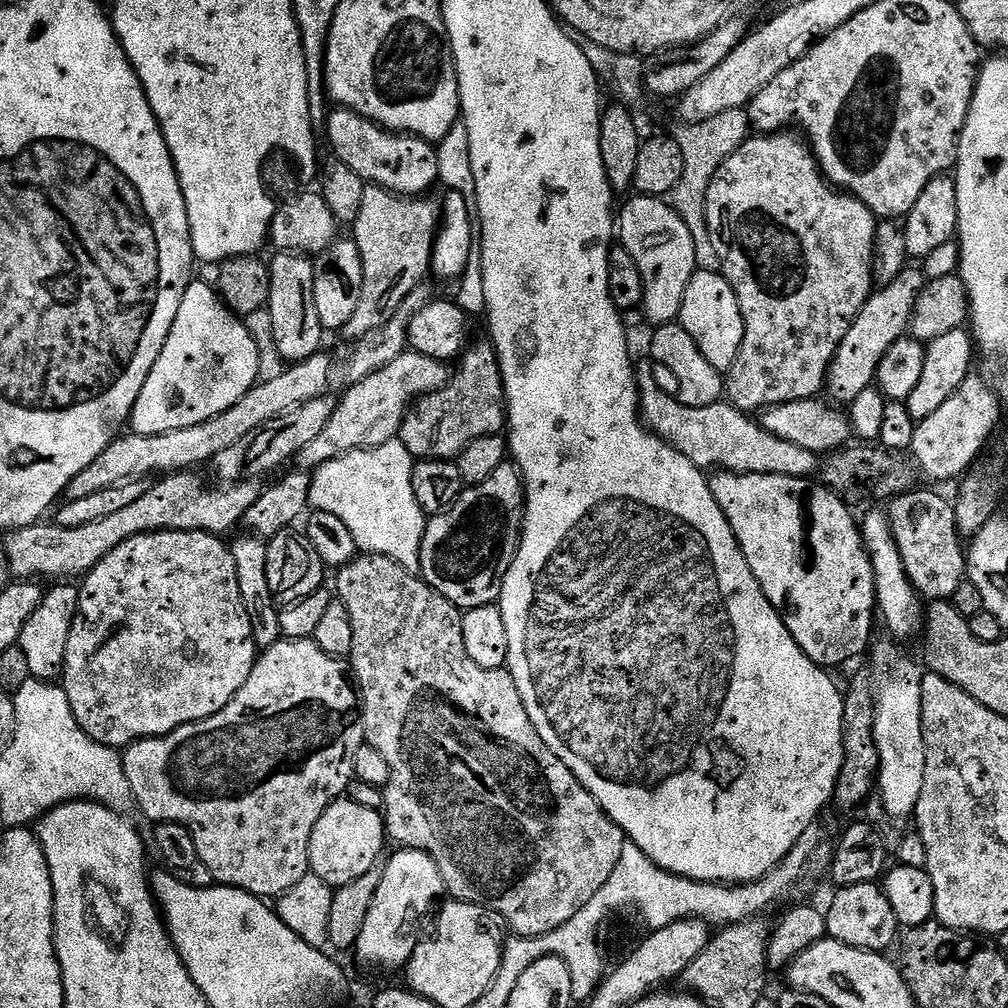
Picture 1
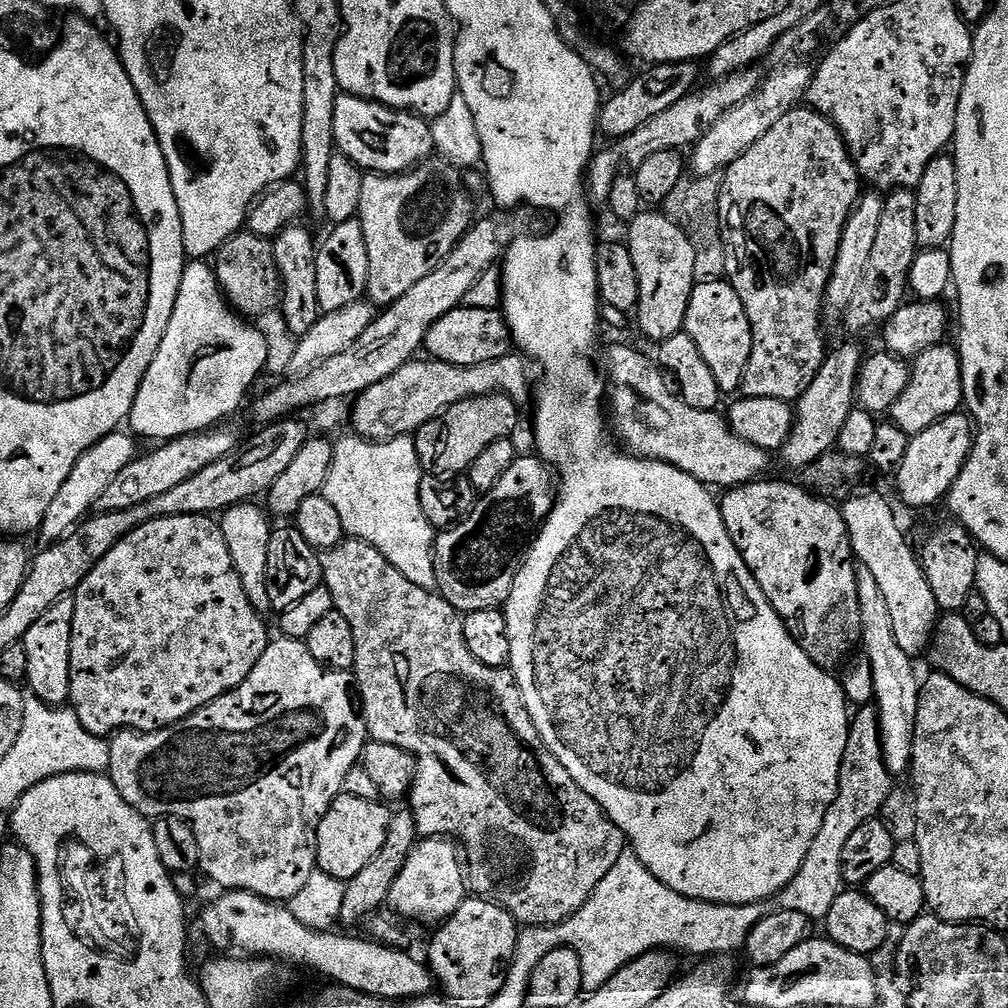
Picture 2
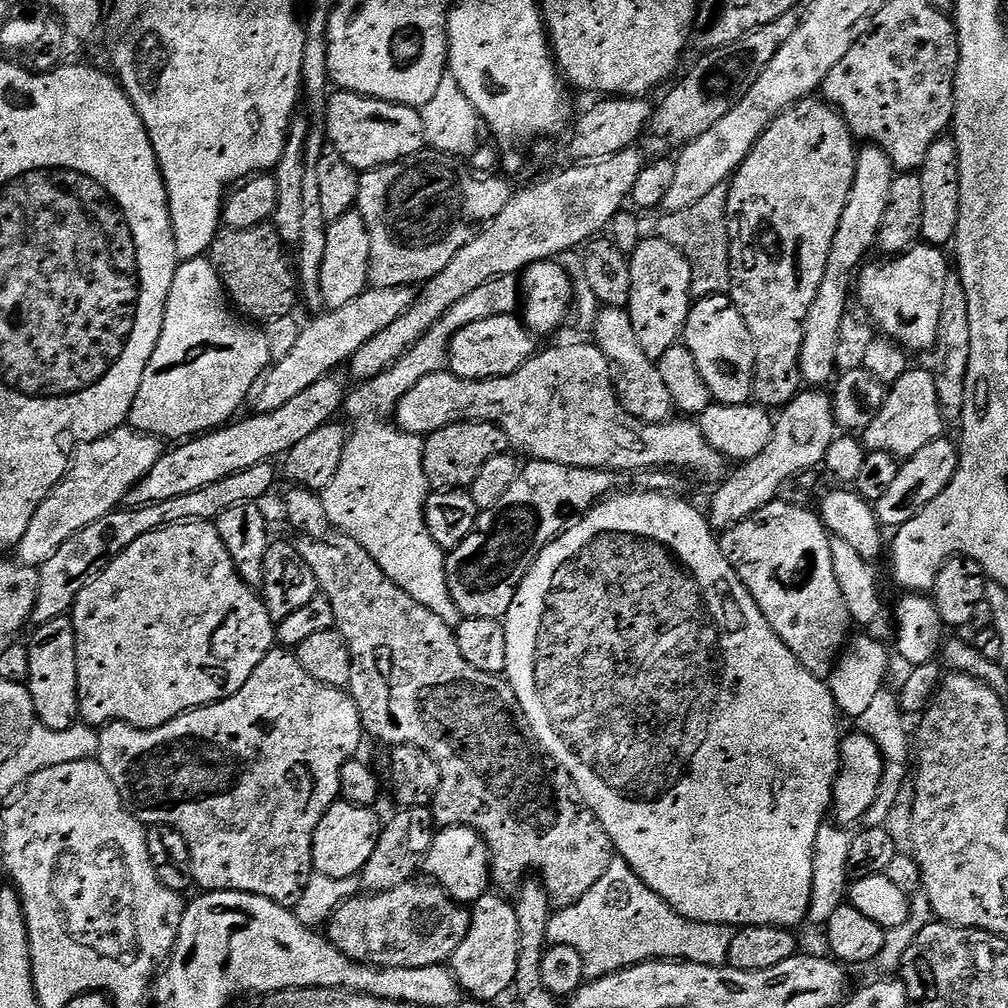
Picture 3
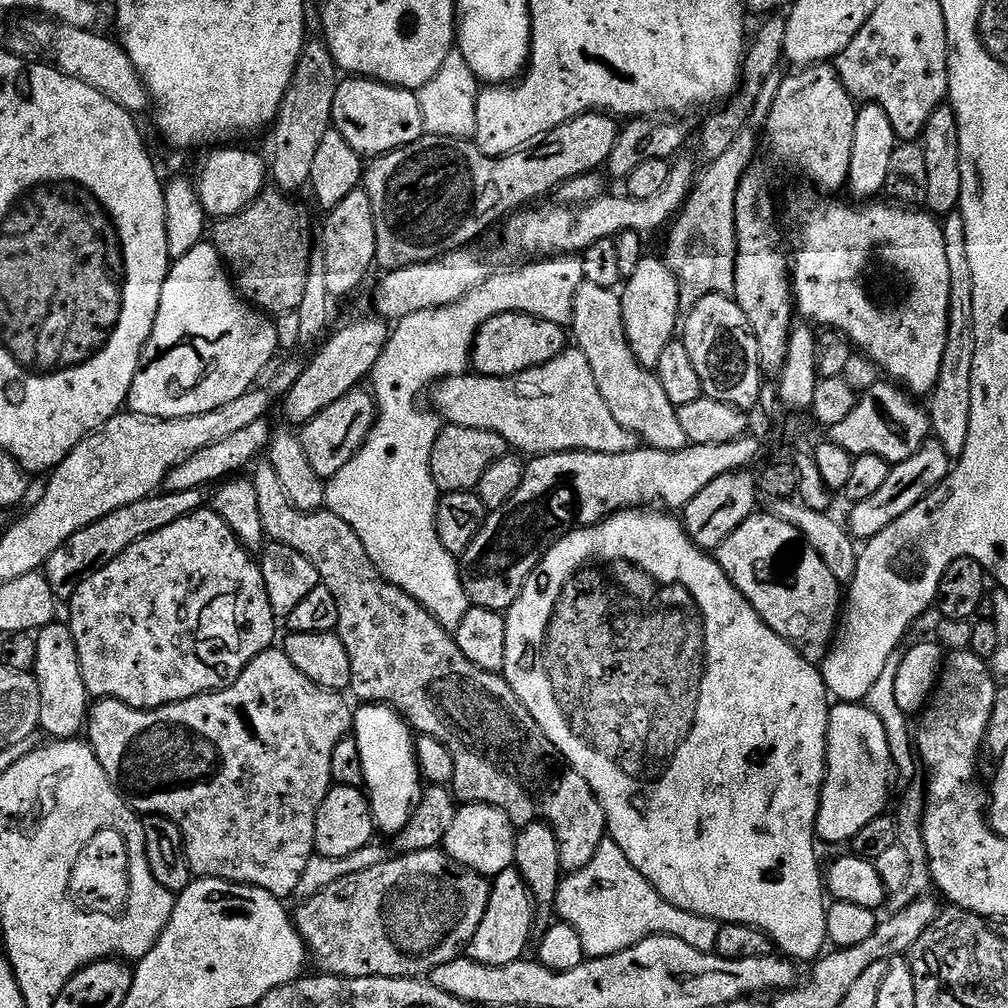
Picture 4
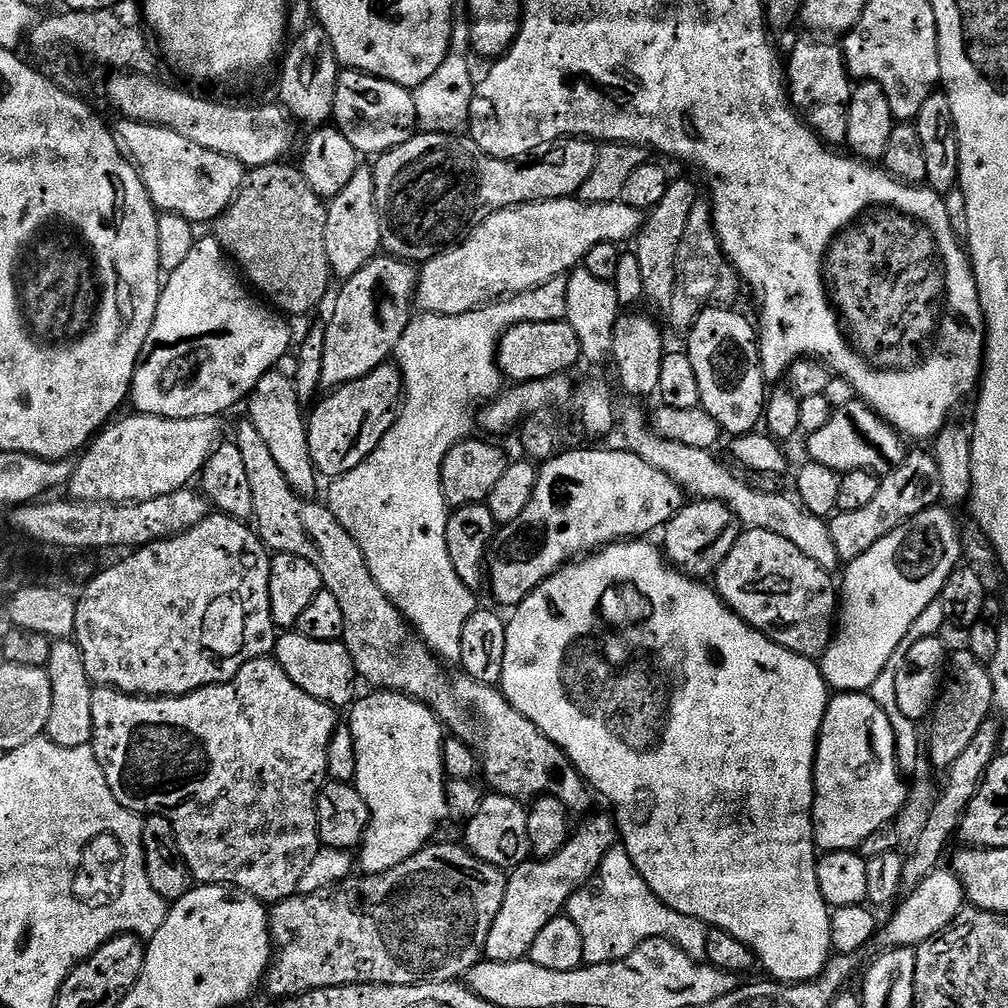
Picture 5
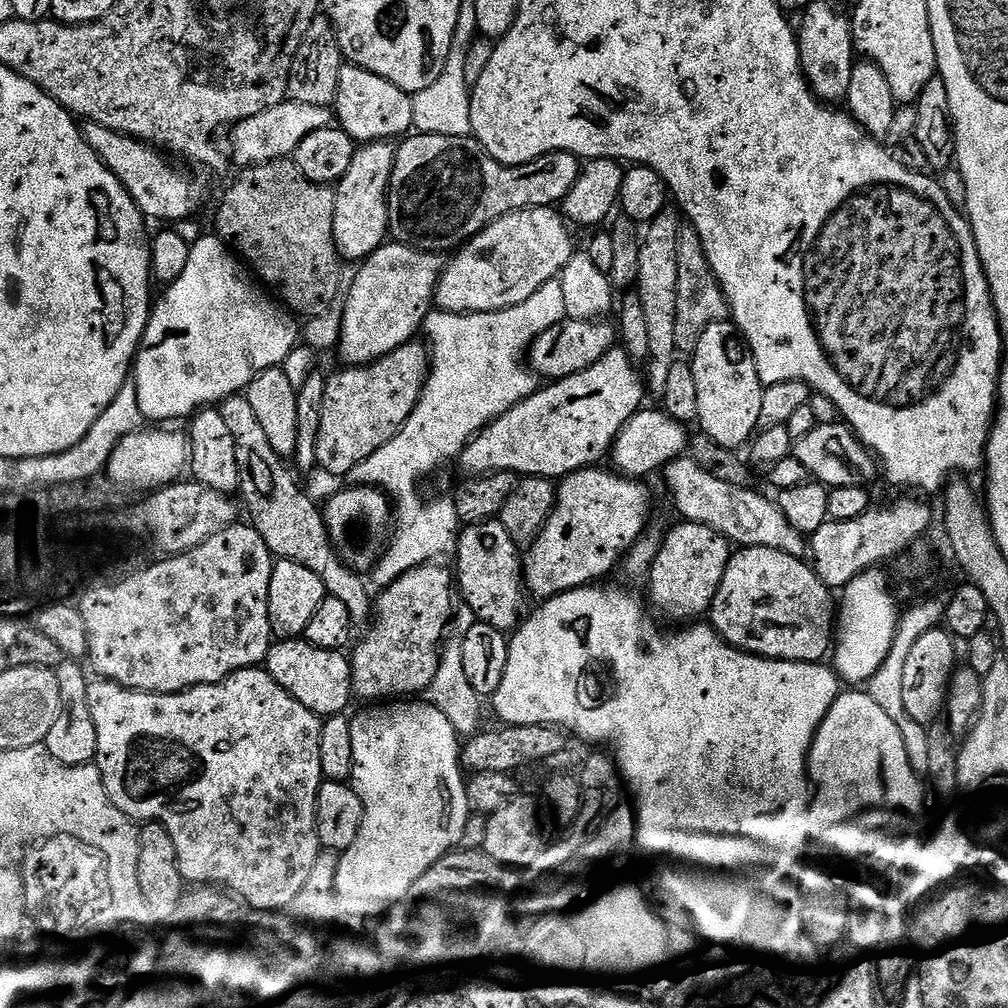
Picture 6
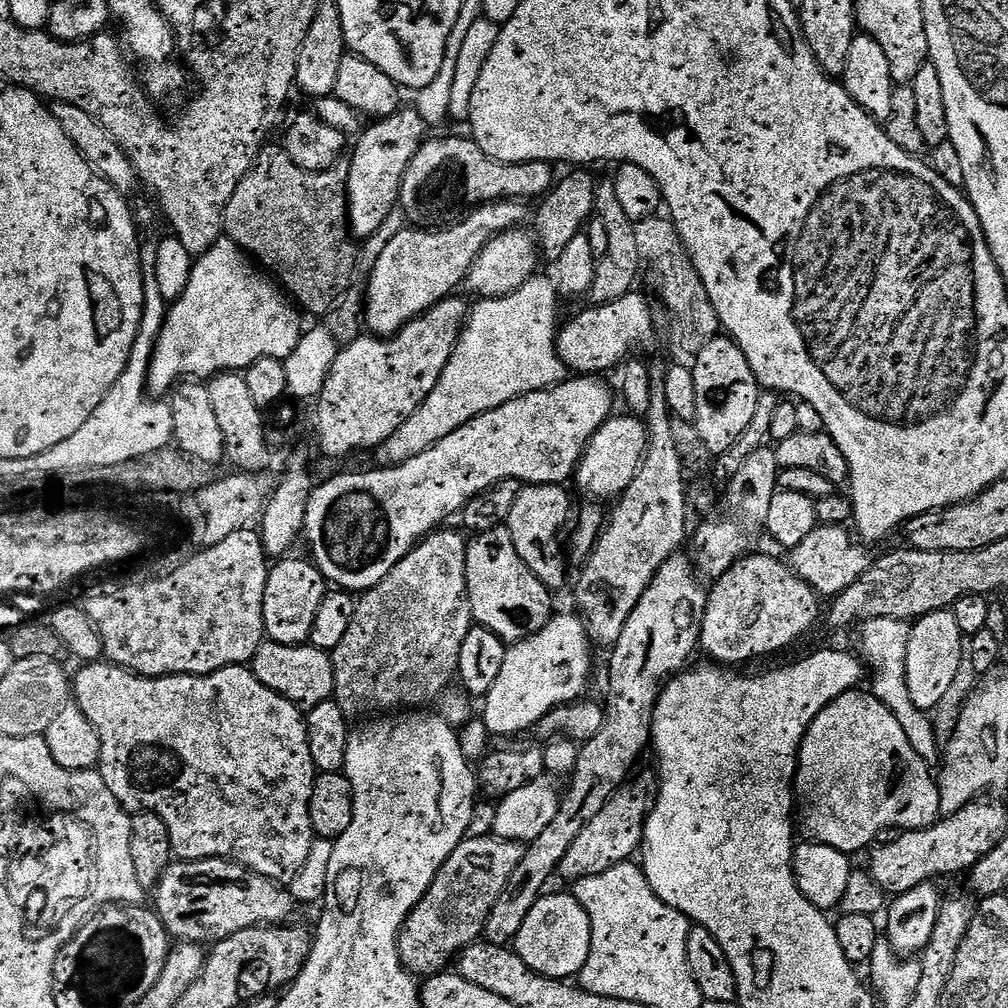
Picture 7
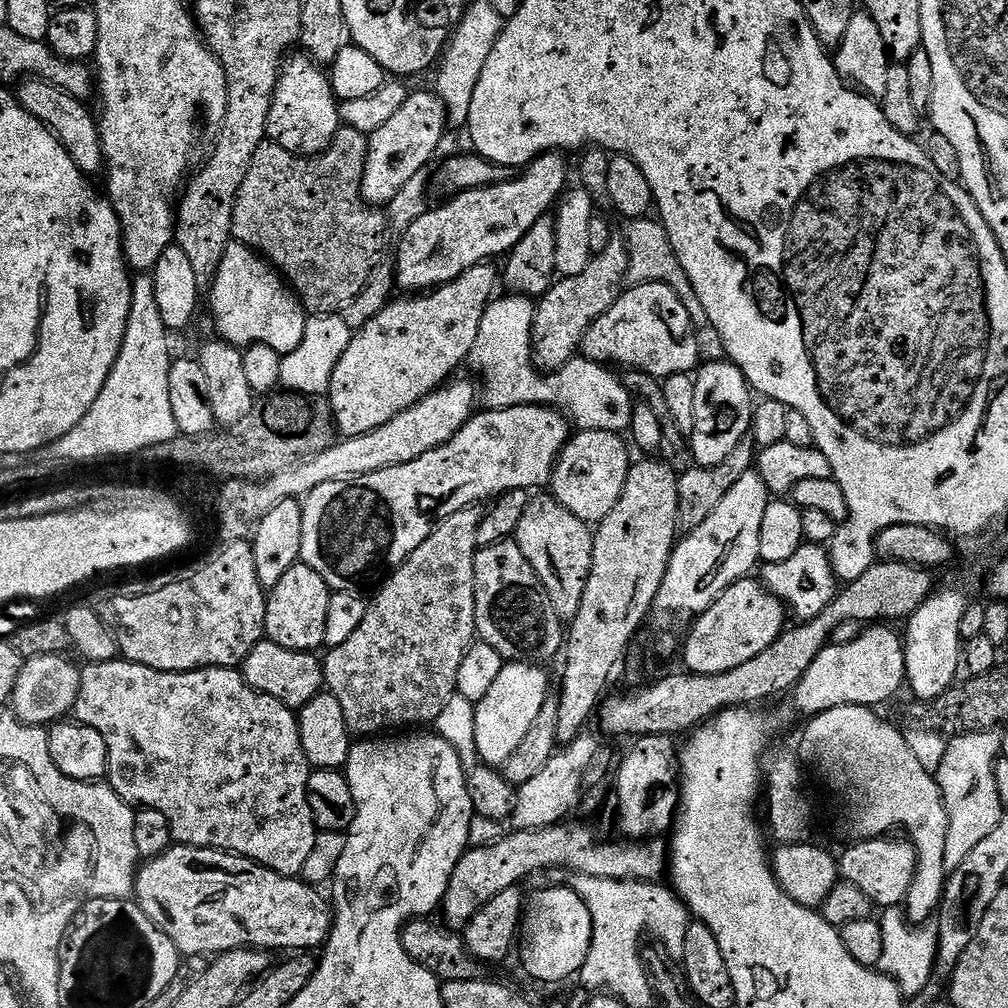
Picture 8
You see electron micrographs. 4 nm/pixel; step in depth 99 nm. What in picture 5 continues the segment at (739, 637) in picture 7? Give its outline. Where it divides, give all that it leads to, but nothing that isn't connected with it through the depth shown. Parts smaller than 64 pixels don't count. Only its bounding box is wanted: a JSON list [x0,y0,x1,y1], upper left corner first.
[714,528,838,658]

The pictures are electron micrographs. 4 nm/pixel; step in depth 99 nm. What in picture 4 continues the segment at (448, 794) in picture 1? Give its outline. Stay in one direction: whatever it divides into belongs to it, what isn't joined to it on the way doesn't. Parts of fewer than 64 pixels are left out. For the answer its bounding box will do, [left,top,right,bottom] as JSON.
[250,462,606,874]

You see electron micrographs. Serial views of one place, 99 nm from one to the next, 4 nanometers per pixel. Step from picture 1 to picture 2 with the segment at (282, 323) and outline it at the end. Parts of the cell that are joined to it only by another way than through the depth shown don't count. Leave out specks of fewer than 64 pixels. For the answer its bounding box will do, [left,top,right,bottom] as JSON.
[272,222,322,338]

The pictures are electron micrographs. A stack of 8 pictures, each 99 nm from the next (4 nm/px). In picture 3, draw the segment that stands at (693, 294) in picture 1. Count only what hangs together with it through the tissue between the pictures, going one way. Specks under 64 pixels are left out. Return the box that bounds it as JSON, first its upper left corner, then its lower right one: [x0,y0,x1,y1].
[682,294,756,404]

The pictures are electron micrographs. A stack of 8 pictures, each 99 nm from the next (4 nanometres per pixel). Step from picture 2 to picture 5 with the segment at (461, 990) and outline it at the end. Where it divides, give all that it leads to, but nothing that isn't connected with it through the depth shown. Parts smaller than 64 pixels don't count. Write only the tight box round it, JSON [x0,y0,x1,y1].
[484,815,618,962]

